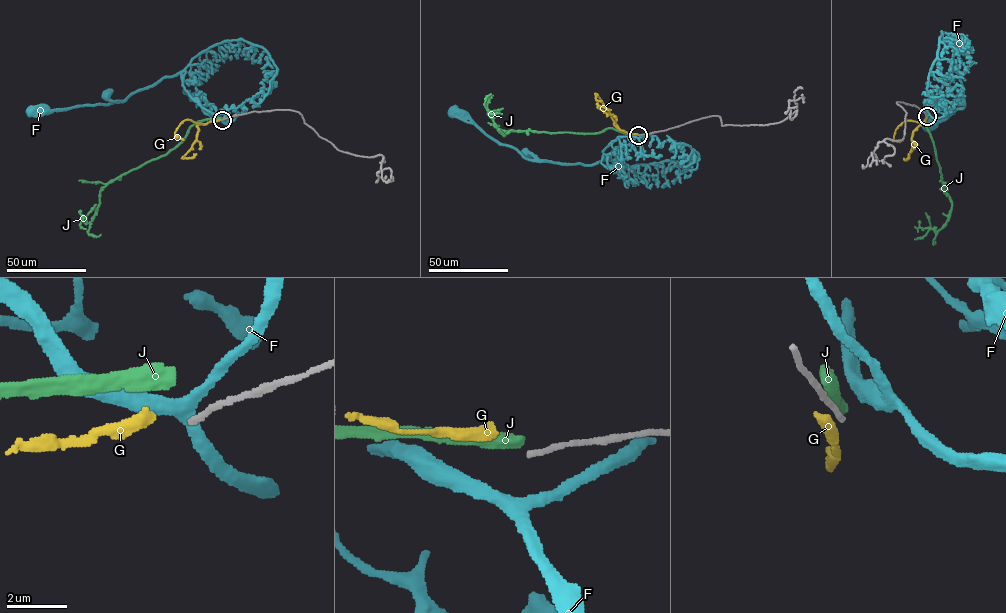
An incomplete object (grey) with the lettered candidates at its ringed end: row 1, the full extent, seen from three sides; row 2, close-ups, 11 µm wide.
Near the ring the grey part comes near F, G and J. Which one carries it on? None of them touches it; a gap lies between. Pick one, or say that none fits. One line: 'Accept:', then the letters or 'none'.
Accept: none

